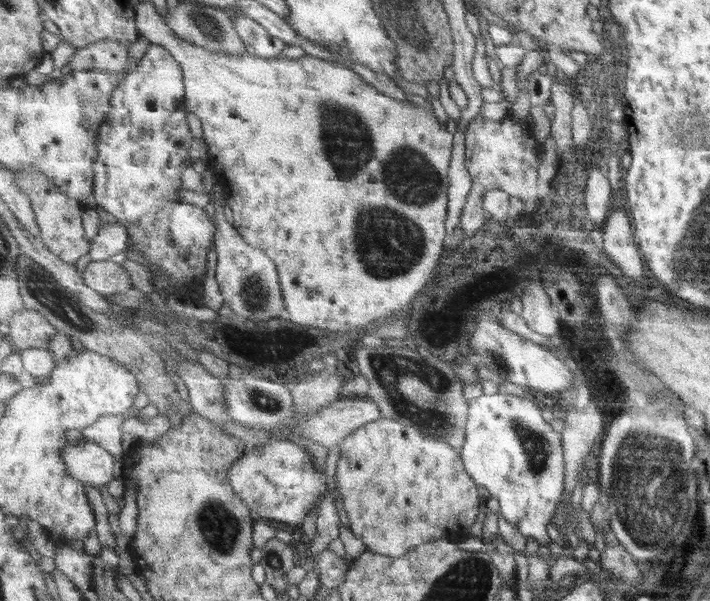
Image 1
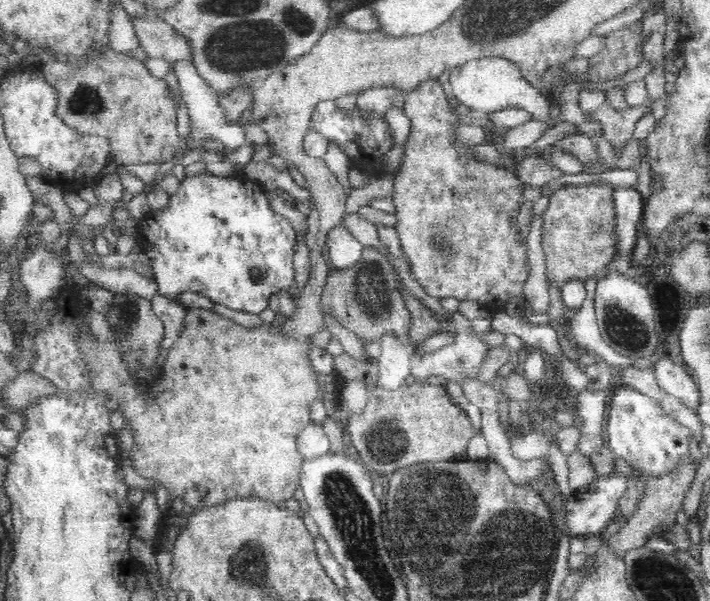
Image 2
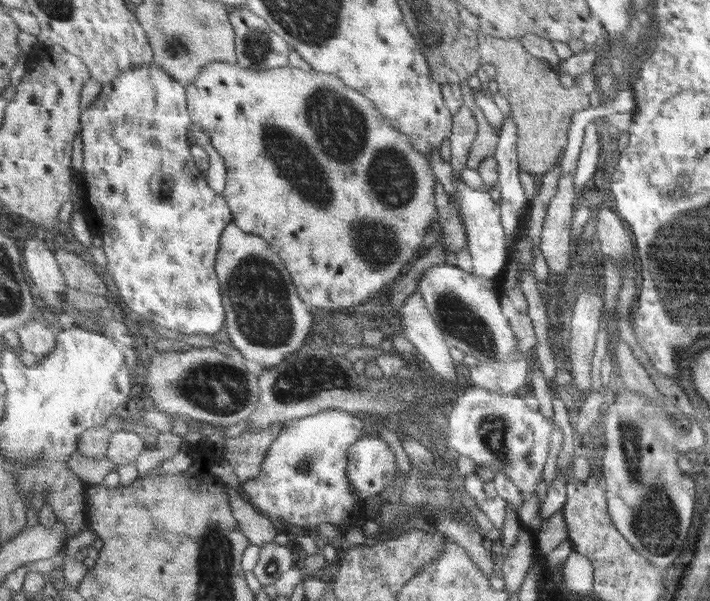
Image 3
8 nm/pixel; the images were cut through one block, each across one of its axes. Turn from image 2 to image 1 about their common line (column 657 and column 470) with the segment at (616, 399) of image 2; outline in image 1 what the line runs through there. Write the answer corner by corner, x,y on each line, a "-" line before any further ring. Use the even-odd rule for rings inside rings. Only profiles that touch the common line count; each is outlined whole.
499,391
485,394
469,401
470,409
466,426
465,445
460,455
468,474
479,486
500,500
499,514
508,524
516,527
525,538
533,537
539,544
551,542
547,524
556,516
566,482
566,461
562,431
555,430
552,422
543,420
543,407
533,400

